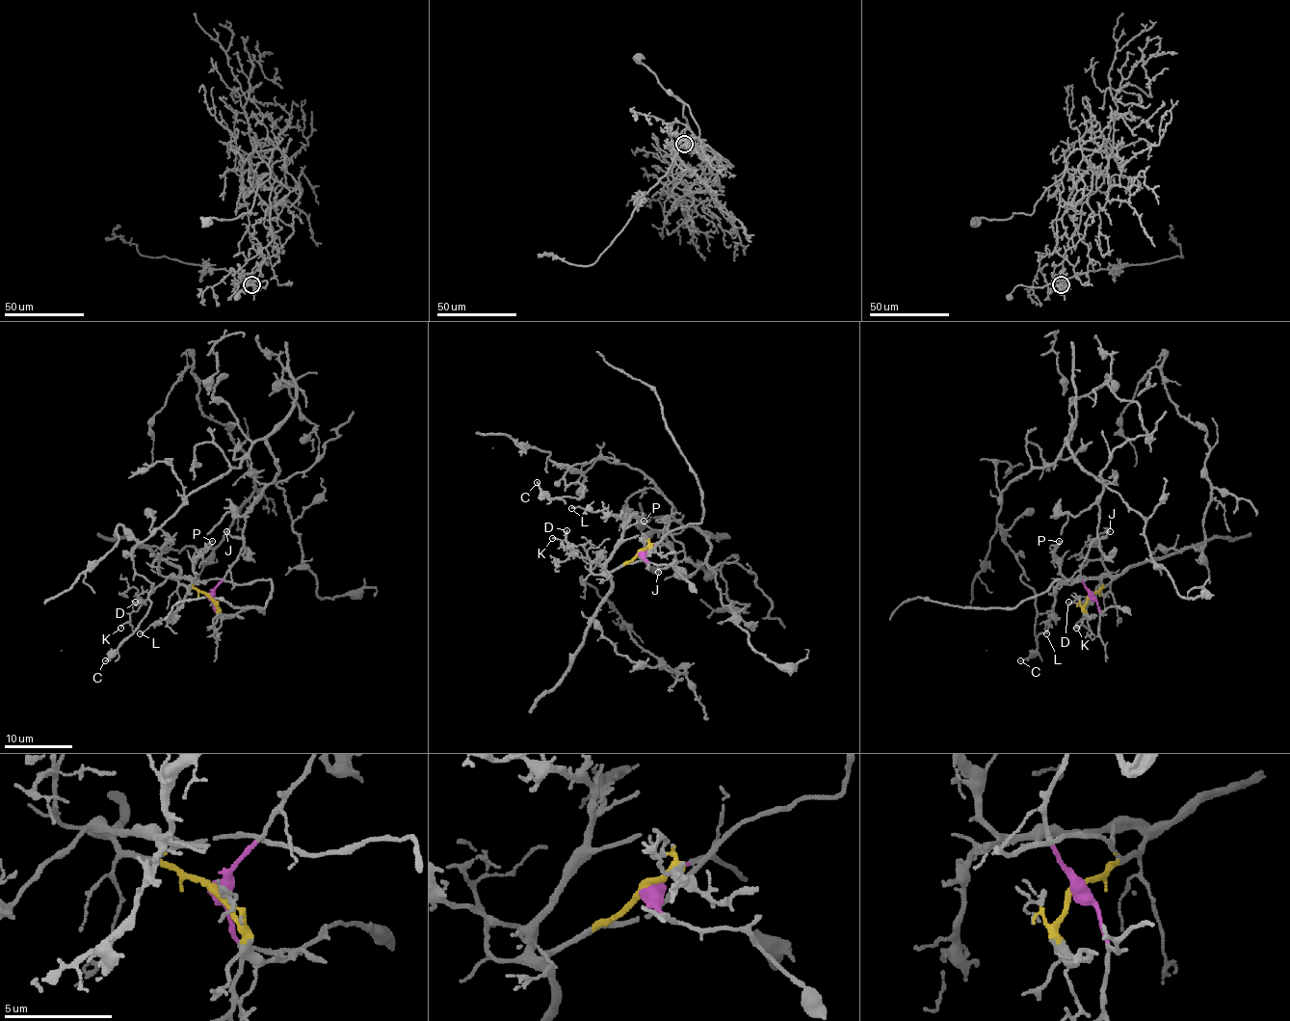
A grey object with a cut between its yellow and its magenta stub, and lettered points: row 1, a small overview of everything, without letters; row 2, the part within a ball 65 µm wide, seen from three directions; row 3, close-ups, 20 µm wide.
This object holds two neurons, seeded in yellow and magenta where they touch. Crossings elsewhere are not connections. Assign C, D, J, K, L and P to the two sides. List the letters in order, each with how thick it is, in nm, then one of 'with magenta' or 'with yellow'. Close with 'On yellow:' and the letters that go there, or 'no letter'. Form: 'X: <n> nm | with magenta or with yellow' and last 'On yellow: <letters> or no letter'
C: 110 nm | with magenta
D: 170 nm | with yellow
J: 150 nm | with magenta
K: 110 nm | with yellow
L: 90 nm | with yellow
P: 120 nm | with yellow
On yellow: D, K, L, P

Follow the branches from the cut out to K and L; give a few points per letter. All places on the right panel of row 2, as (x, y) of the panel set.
K: (1090, 595), (1103, 588), (1110, 581), (1108, 577), (1101, 577), (1096, 598), (1076, 627)
L: (1090, 595), (1103, 588), (1110, 577), (1078, 577), (1059, 583), (1045, 633)

